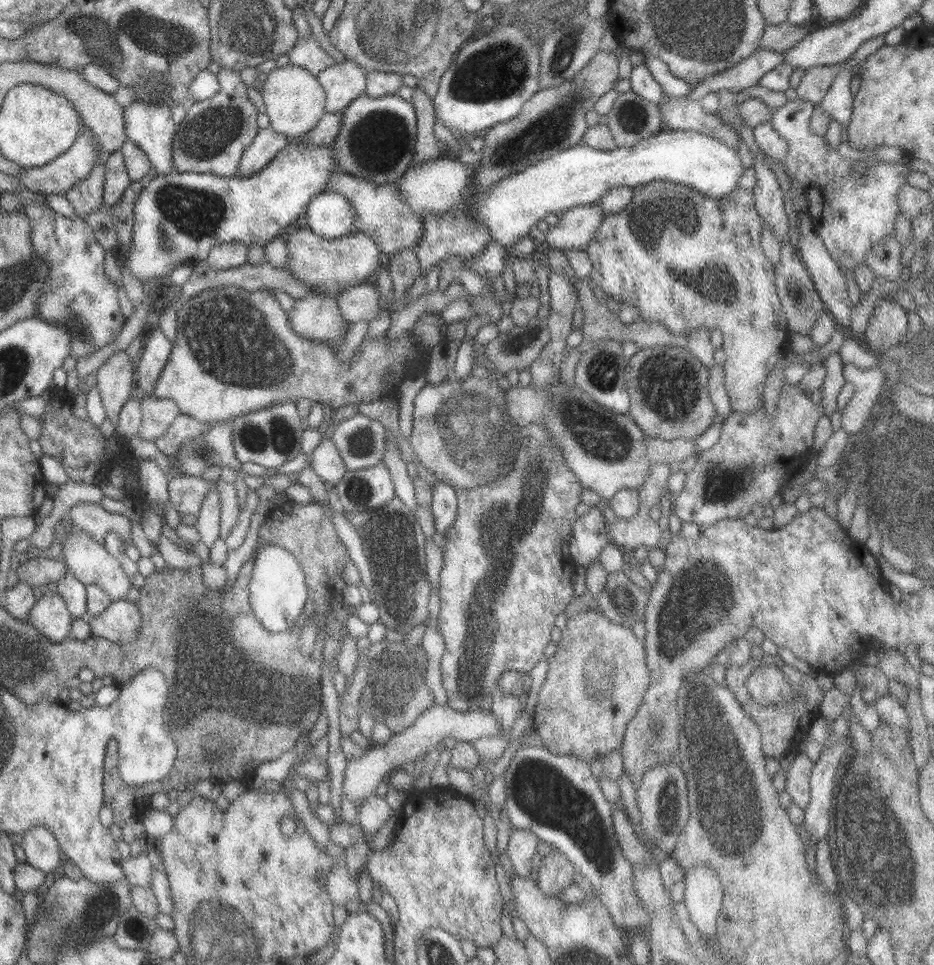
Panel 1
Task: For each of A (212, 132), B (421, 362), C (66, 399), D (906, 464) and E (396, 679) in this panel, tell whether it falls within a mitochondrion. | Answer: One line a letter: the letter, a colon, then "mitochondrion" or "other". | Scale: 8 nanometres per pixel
A: mitochondrion
B: other
C: other
D: mitochondrion
E: mitochondrion

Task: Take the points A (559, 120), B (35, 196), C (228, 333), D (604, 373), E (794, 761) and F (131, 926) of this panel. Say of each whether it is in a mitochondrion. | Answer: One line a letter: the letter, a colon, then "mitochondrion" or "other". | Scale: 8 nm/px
A: mitochondrion
B: other
C: mitochondrion
D: mitochondrion
E: other
F: mitochondrion

